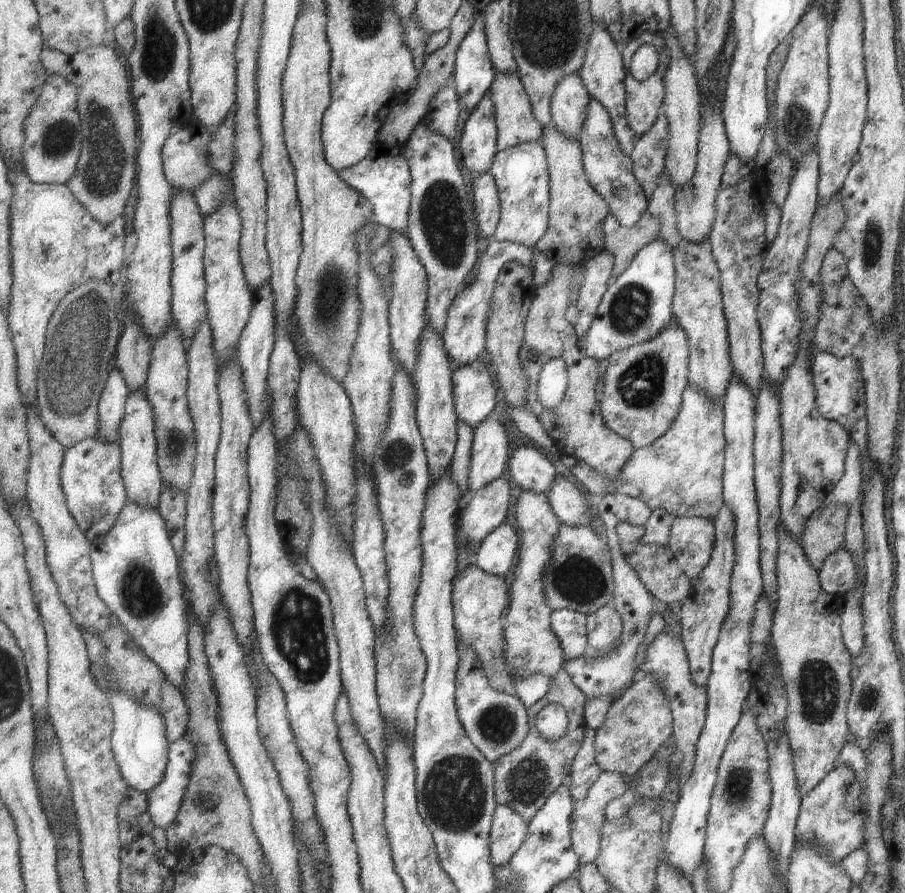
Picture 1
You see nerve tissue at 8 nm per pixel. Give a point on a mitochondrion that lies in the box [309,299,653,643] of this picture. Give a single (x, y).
(578, 580)

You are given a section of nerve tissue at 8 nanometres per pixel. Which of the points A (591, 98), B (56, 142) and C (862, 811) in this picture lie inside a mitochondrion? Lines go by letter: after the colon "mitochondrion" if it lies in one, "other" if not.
A: other
B: mitochondrion
C: other

